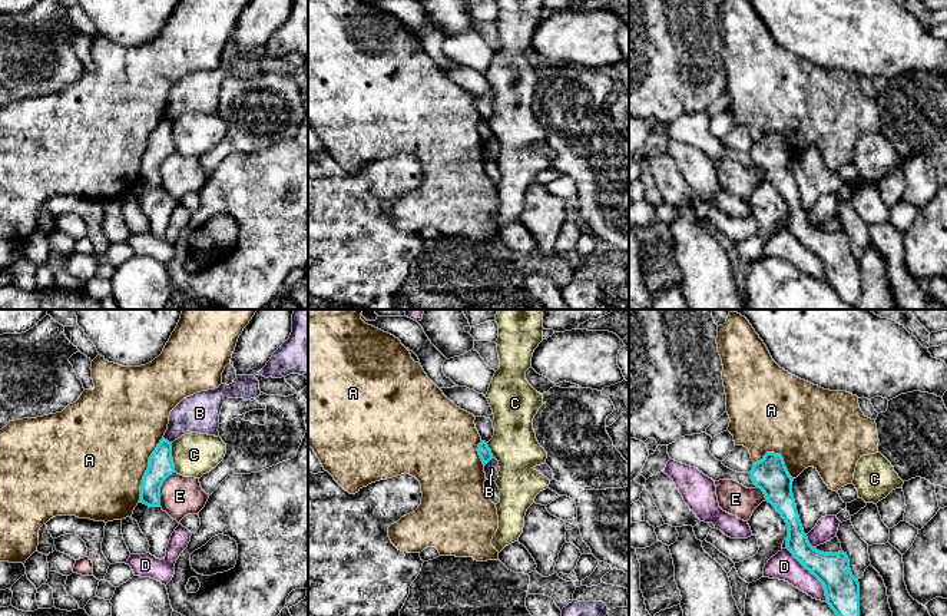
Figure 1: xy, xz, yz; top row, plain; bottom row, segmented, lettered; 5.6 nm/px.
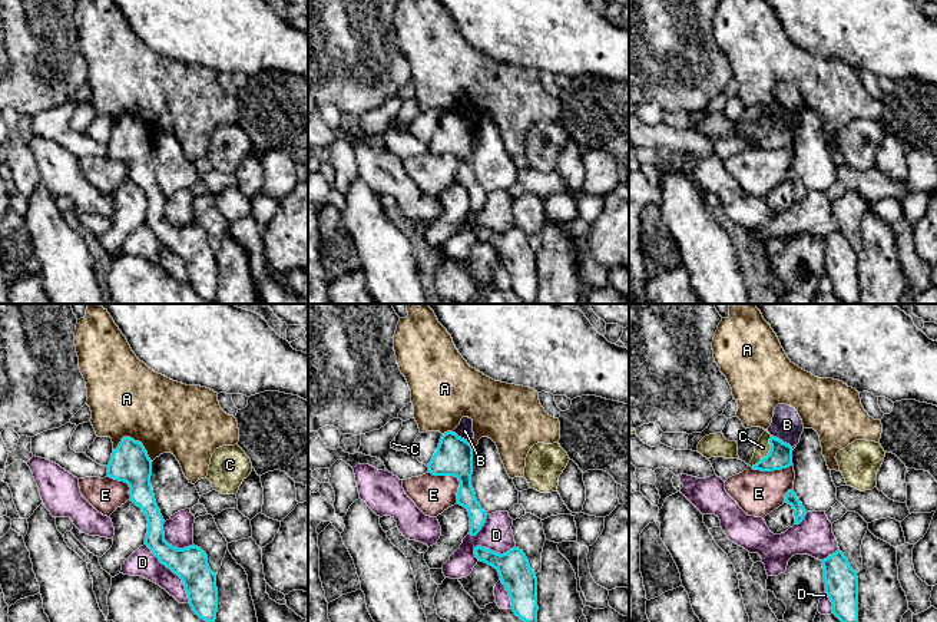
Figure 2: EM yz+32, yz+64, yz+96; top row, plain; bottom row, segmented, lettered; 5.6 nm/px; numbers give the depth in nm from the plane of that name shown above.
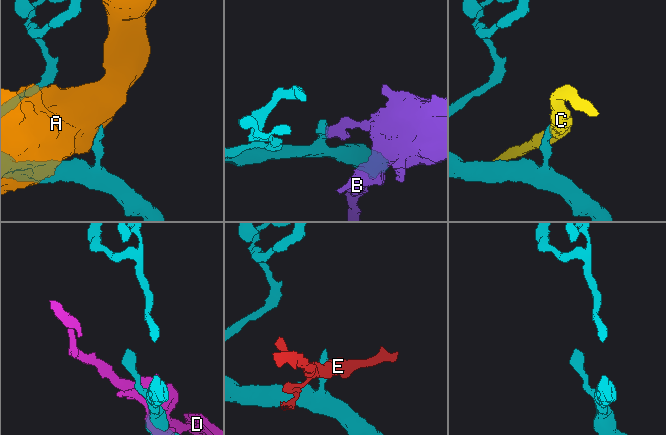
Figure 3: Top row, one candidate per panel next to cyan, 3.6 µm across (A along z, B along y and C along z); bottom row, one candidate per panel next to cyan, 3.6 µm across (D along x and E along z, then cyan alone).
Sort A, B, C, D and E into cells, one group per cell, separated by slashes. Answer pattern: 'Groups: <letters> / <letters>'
Groups: A / B / C / D / E

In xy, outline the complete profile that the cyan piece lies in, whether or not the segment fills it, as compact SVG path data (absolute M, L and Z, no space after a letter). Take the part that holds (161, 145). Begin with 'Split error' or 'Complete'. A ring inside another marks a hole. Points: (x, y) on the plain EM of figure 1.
Complete. M162 117L149 136L149 146L142 159L139 181L149 186L160 186L160 166L173 152L172 122Z

